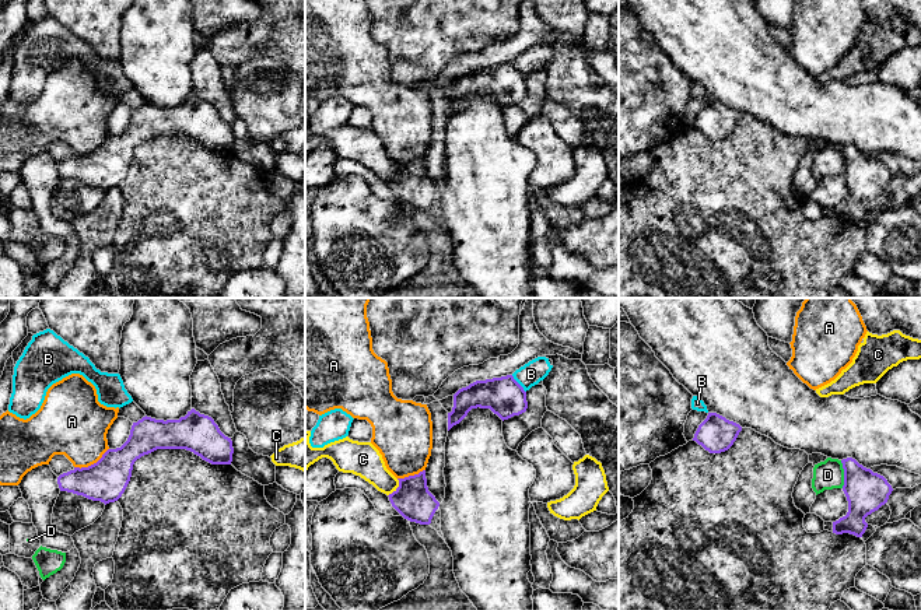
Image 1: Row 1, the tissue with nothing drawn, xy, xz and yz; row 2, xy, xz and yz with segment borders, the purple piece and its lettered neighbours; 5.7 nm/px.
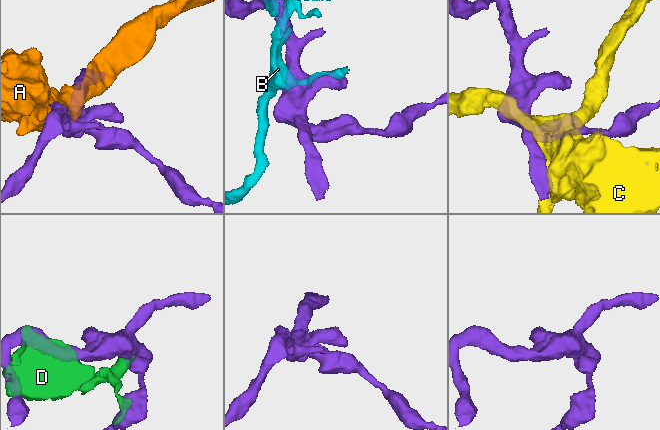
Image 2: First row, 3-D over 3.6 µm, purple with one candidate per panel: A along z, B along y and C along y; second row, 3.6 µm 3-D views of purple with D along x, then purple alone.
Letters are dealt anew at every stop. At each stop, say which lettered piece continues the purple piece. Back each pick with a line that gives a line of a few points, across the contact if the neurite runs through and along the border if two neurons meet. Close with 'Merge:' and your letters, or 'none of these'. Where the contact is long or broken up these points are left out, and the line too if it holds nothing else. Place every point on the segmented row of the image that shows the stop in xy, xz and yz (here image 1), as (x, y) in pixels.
Merge: none of these

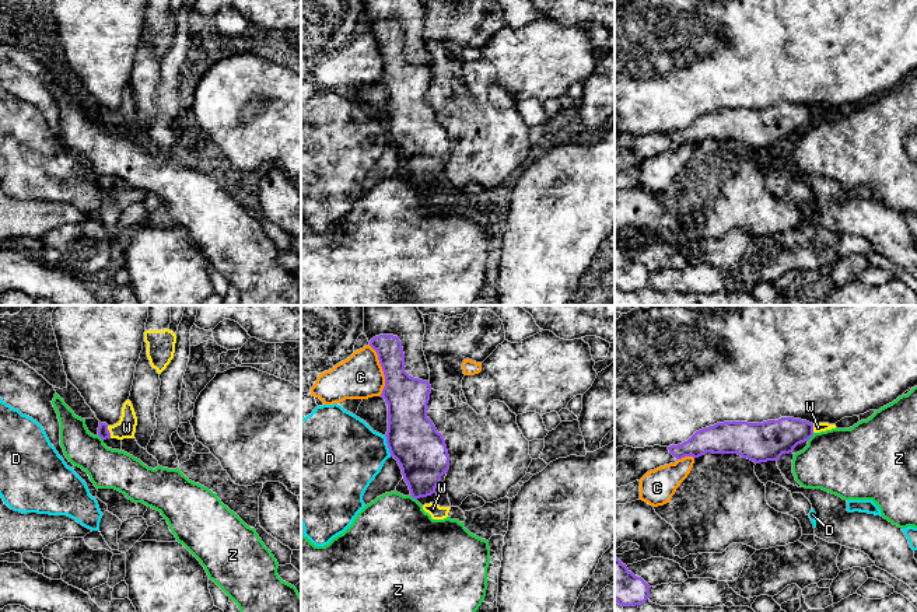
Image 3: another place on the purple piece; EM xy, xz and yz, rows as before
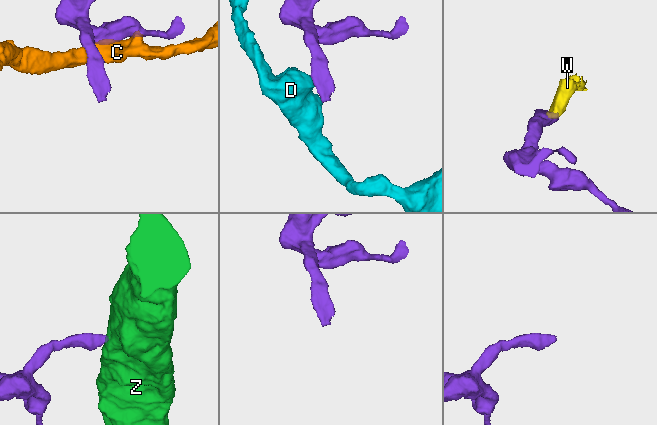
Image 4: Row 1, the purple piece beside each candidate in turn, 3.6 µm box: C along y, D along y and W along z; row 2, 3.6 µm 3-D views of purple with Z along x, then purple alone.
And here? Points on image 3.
W: line xy (104, 433), (108, 432), (126, 427)
Merge: W

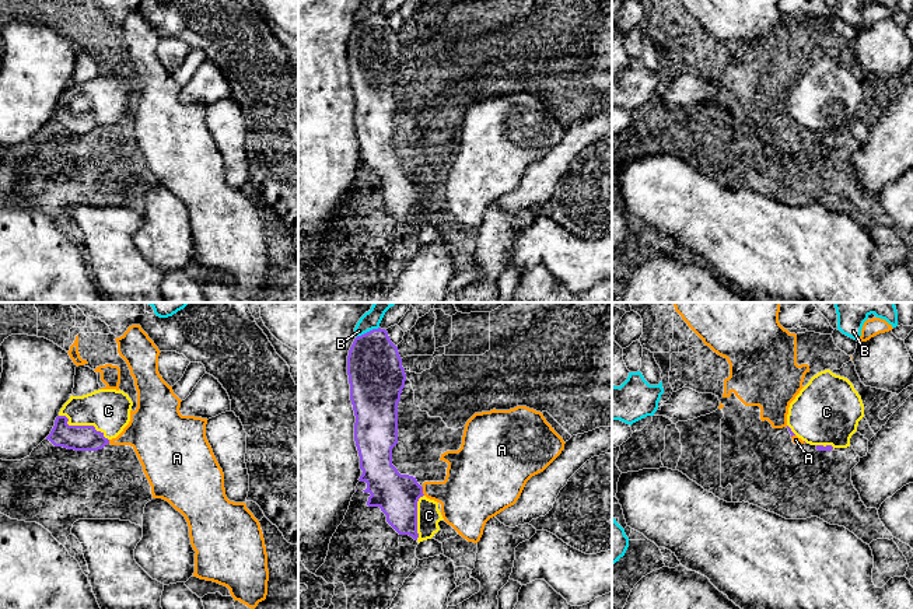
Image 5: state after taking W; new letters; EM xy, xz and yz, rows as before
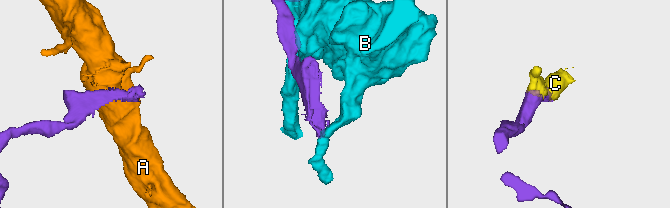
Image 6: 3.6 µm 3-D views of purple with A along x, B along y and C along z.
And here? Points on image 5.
Merge: C

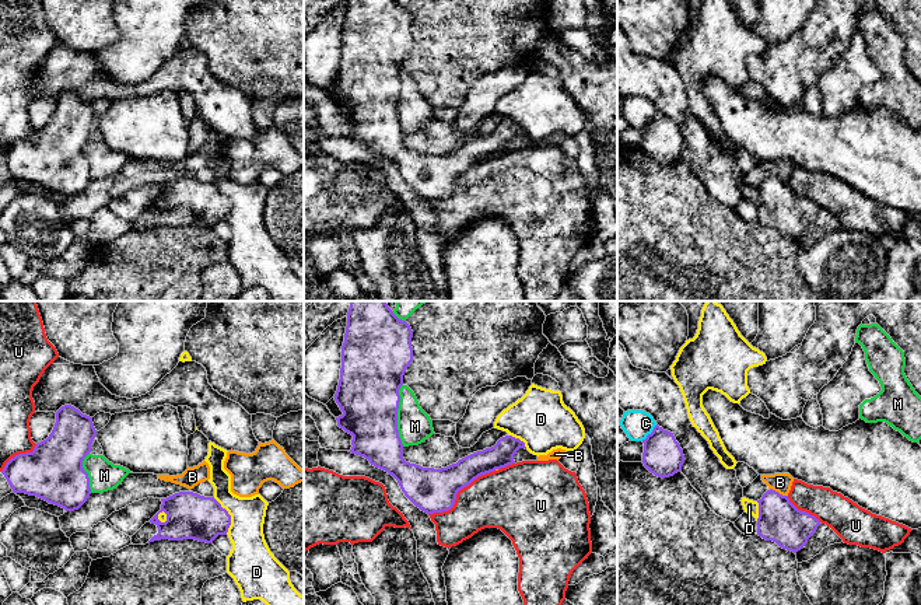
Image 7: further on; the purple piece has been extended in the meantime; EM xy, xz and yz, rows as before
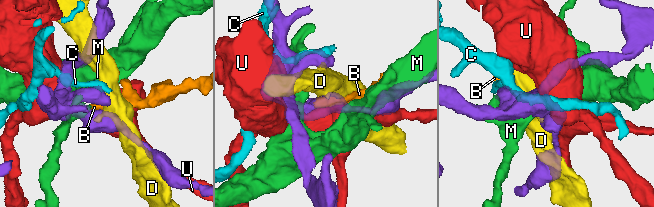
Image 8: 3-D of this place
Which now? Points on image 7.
Merge: none of these

